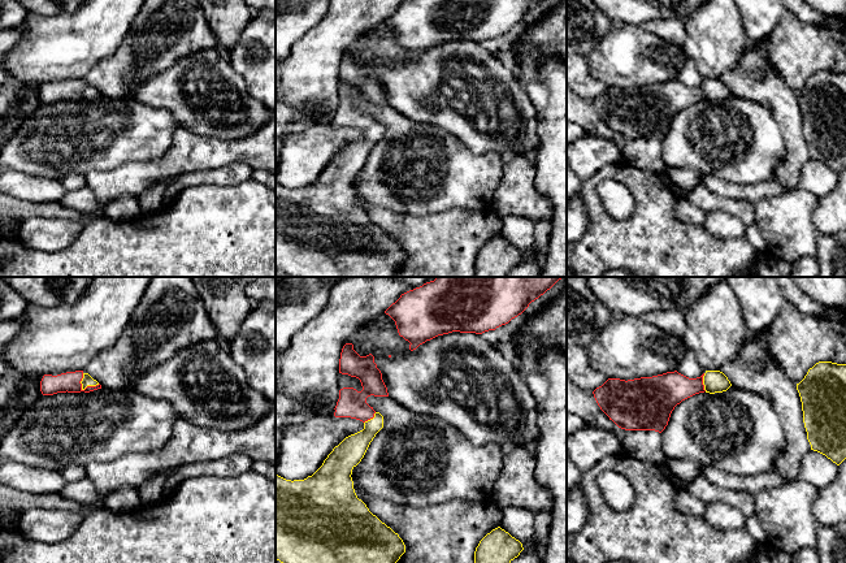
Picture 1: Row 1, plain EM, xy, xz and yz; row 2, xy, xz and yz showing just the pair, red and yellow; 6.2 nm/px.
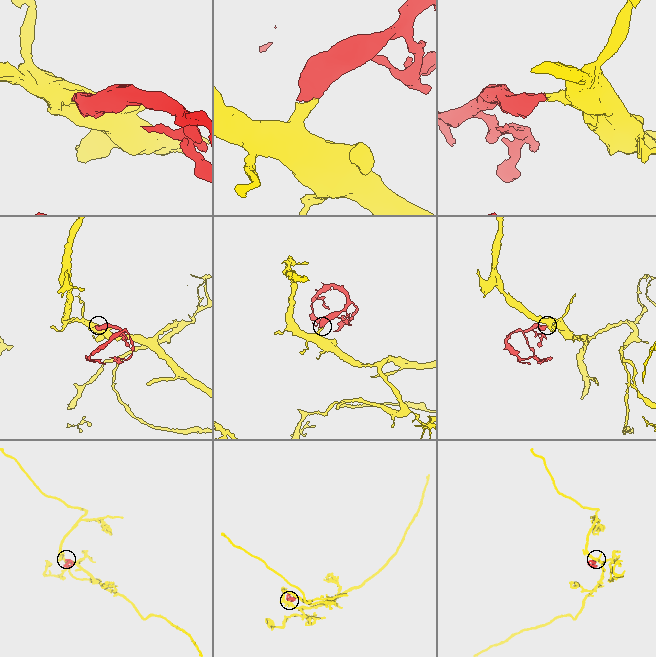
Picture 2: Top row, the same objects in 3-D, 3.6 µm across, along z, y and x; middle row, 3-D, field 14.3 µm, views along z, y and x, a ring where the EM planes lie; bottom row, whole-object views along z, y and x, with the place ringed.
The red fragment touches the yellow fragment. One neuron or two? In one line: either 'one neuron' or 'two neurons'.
one neuron

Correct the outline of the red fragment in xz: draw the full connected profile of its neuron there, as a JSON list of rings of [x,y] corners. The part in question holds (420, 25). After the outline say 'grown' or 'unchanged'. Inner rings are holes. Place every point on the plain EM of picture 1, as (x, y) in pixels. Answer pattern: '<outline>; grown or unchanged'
[[[407,0],[385,22],[396,34],[398,42],[408,49],[409,59],[438,44],[452,40],[482,43],[508,33],[521,23],[532,10],[546,0]]]; unchanged

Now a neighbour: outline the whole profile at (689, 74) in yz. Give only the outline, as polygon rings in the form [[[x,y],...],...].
[[[687,59],[687,61],[684,64],[676,79],[689,87],[697,87],[706,82],[706,78],[699,73],[695,62],[691,59]]]

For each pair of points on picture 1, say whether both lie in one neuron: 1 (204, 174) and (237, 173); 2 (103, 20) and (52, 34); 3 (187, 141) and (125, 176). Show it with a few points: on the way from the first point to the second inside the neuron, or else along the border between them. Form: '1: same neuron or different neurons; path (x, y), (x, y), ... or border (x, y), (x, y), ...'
1: same neuron; path (212, 174), (229, 174)
2: same neuron; path (90, 33), (65, 34)
3: same neuron; path (173, 156), (159, 170), (140, 176)

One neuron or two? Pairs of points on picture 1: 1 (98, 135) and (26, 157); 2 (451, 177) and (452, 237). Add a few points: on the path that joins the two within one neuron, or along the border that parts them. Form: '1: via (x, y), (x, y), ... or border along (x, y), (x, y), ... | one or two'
1: via (79, 137), (64, 137), (44, 144) | one
2: border along (482, 209), (450, 208), (422, 216) | two

